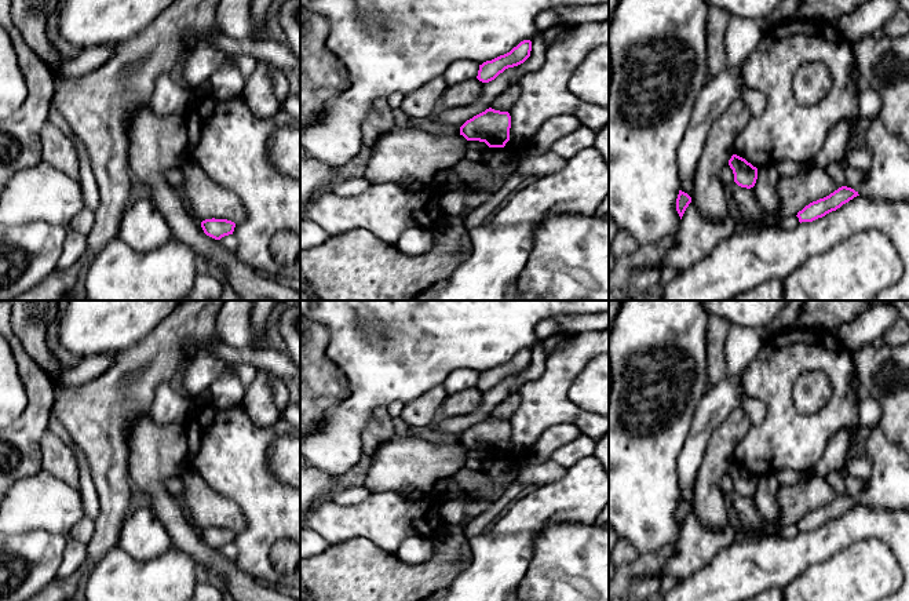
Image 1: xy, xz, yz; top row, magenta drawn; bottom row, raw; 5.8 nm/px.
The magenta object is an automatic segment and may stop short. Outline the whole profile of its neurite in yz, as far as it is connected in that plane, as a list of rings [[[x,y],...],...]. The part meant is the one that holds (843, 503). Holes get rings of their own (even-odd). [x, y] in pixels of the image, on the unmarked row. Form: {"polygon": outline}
{"polygon": [[[842,495],[829,505],[810,511],[802,520],[797,521],[799,531],[813,531],[818,527],[825,525],[826,522],[836,520],[843,513],[848,511],[854,506],[859,505],[851,496]]]}

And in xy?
{"polygon": [[[205,528],[201,531],[204,542],[215,549],[233,543],[236,532],[227,528]]]}

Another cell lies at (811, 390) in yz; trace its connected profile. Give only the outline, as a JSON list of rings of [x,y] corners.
[[[822,371],[800,374],[792,387],[792,401],[802,414],[815,414],[828,404],[830,383]]]

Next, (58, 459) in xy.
[[[50,430],[44,433],[40,441],[40,449],[41,470],[79,489],[79,465],[73,449]]]

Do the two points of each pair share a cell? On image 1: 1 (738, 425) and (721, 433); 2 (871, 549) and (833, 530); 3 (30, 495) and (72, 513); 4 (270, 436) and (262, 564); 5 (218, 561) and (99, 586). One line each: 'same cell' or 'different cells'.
1: same cell
2: different cells
3: same cell
4: same cell
5: different cells

